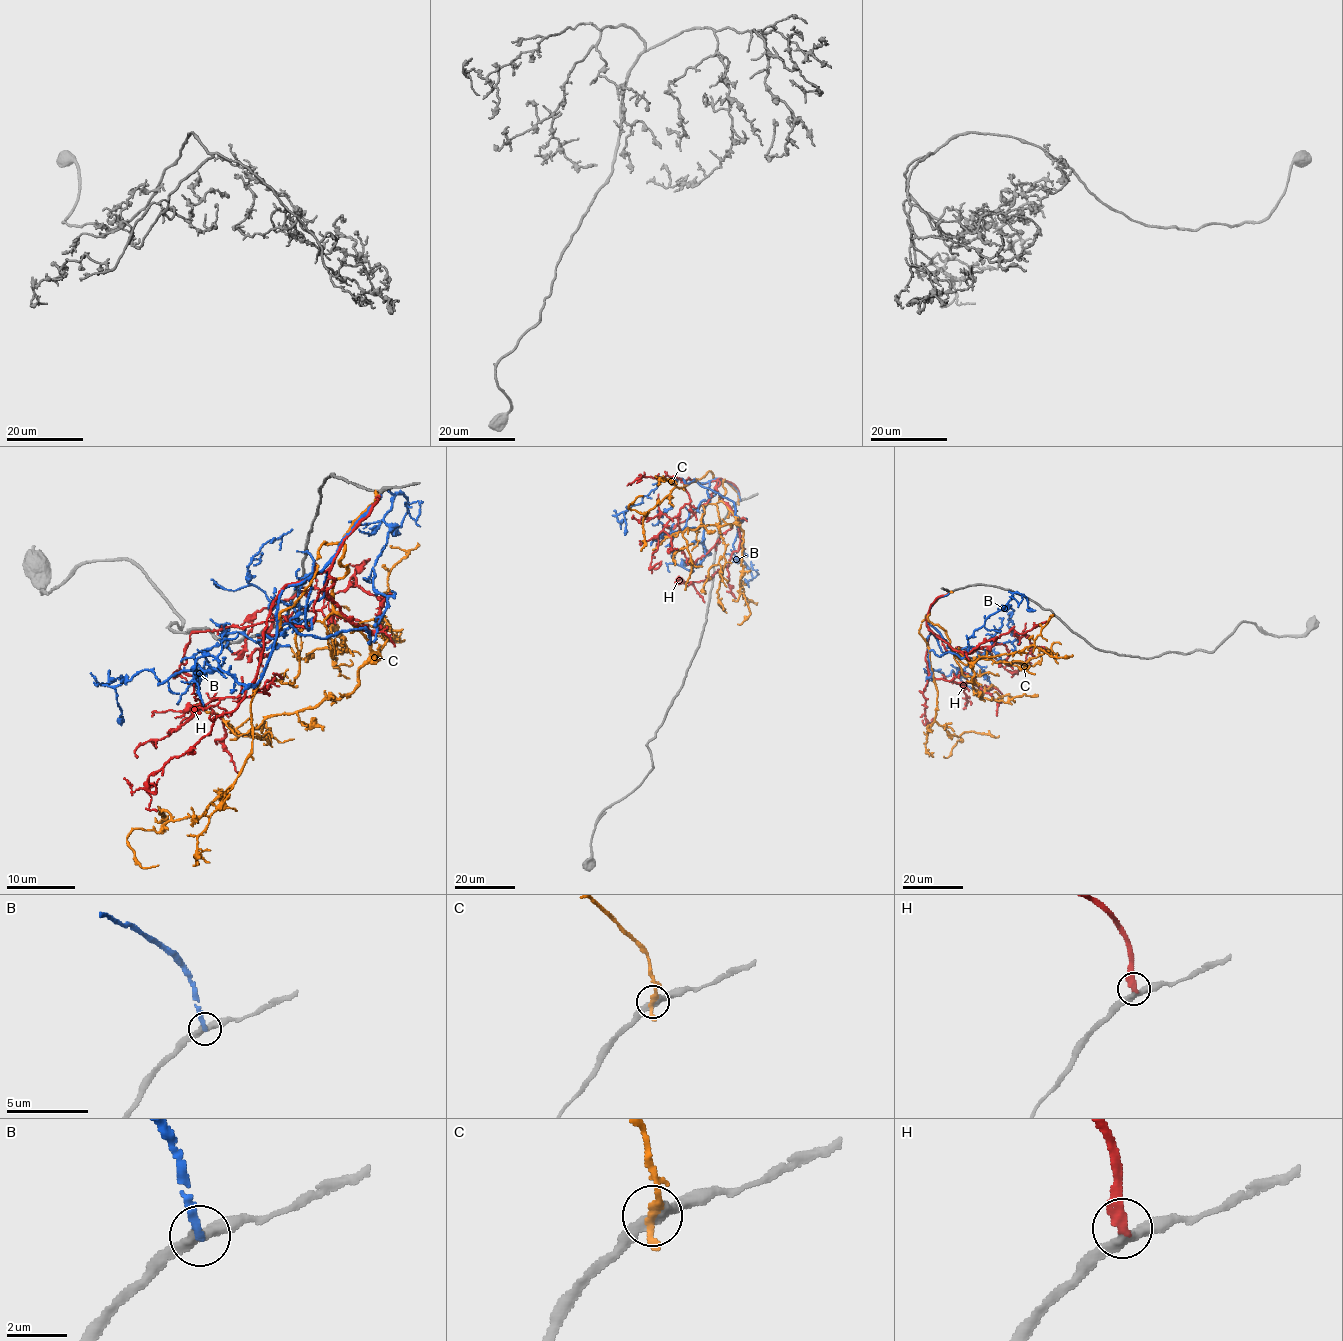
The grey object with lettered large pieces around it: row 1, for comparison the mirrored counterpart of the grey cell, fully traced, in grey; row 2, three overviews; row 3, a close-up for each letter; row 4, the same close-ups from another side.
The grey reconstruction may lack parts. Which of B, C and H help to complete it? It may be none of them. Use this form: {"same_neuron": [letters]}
{"same_neuron": ["H"]}

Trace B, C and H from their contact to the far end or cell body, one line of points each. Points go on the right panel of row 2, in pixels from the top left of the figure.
B: (948, 593), (929, 610), (927, 648), (961, 658), (991, 615), (1014, 593), (1026, 596), (1019, 604), (1009, 596)
C: (949, 593), (930, 609), (919, 630), (927, 646), (937, 692), (934, 719), (961, 739), (943, 756)
H: (947, 593), (926, 619), (939, 638), (965, 654), (1013, 629), (1029, 637), (1030, 663)

